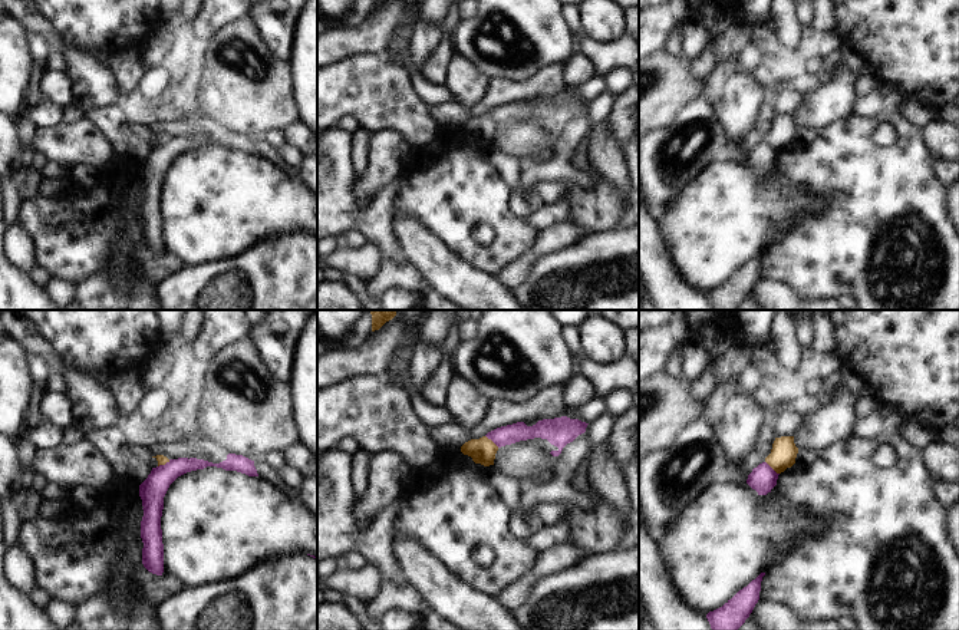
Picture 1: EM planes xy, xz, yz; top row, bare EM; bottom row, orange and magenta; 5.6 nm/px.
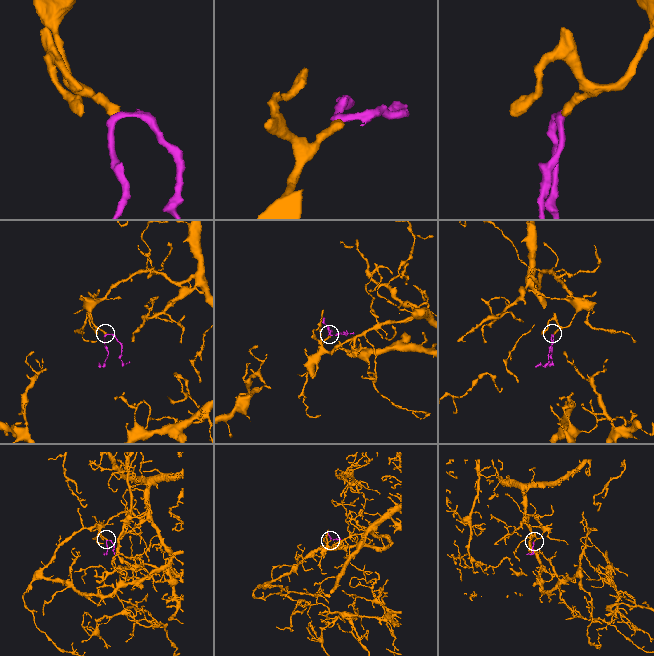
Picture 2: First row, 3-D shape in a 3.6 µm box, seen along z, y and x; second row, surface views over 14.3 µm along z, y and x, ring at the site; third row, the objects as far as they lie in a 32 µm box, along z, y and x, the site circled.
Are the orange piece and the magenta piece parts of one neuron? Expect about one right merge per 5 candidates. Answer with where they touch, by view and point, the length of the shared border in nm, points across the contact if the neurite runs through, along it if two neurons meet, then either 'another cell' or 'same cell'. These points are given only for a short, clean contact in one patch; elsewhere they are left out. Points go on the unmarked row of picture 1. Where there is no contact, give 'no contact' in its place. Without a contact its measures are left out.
contact yz (773, 147); length 110 nm; border yz (765, 139), (778, 152); another cell

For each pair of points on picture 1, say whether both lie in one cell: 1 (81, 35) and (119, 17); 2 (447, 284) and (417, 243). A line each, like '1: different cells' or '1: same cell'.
1: same cell
2: same cell

